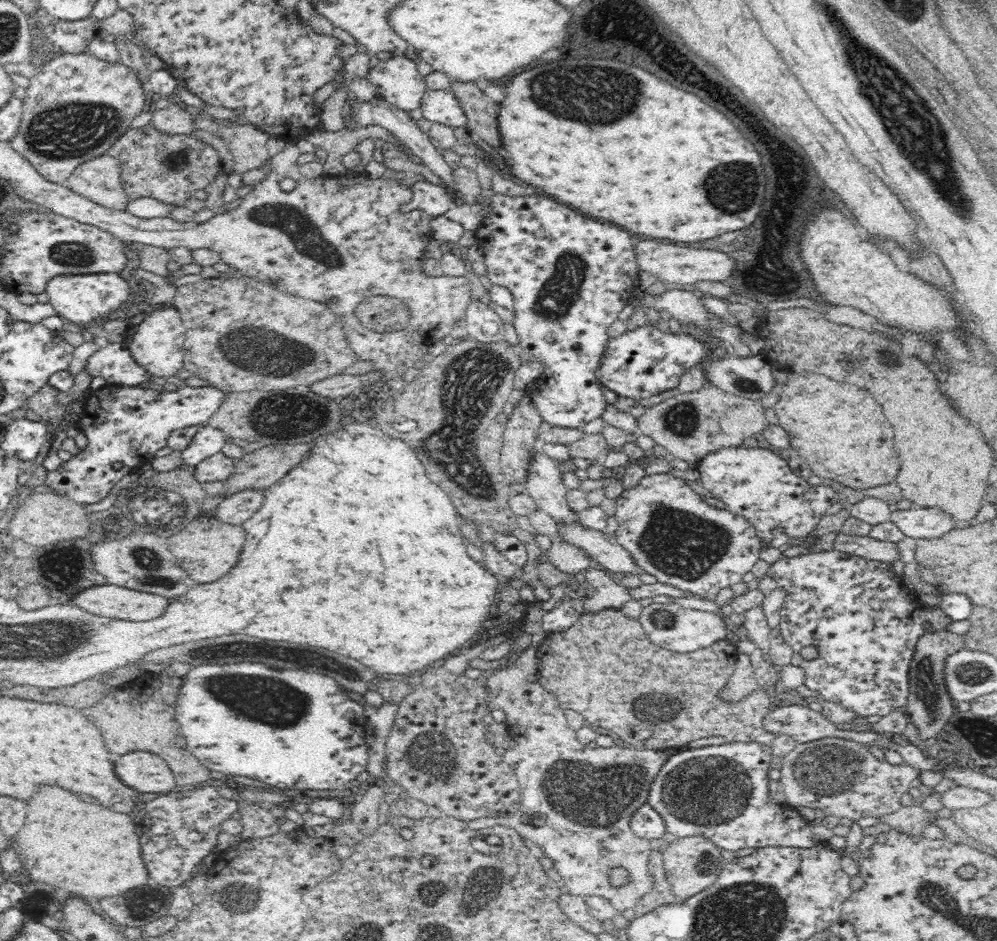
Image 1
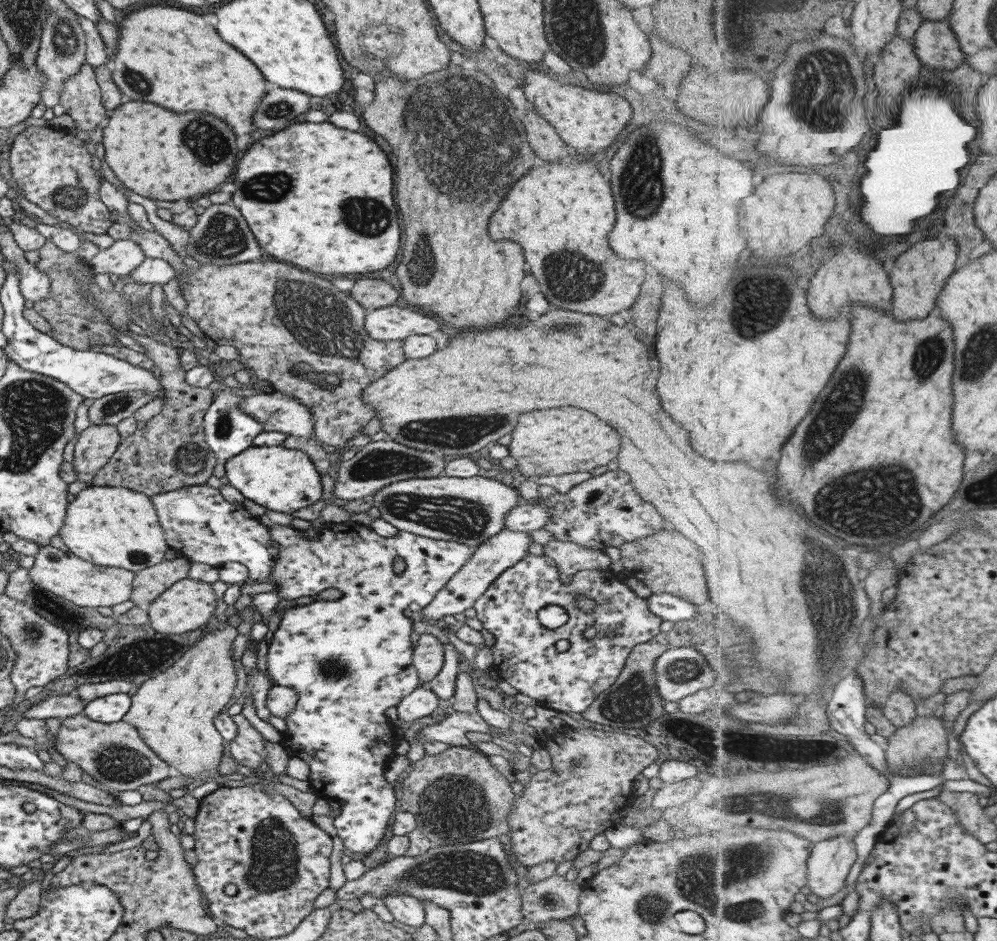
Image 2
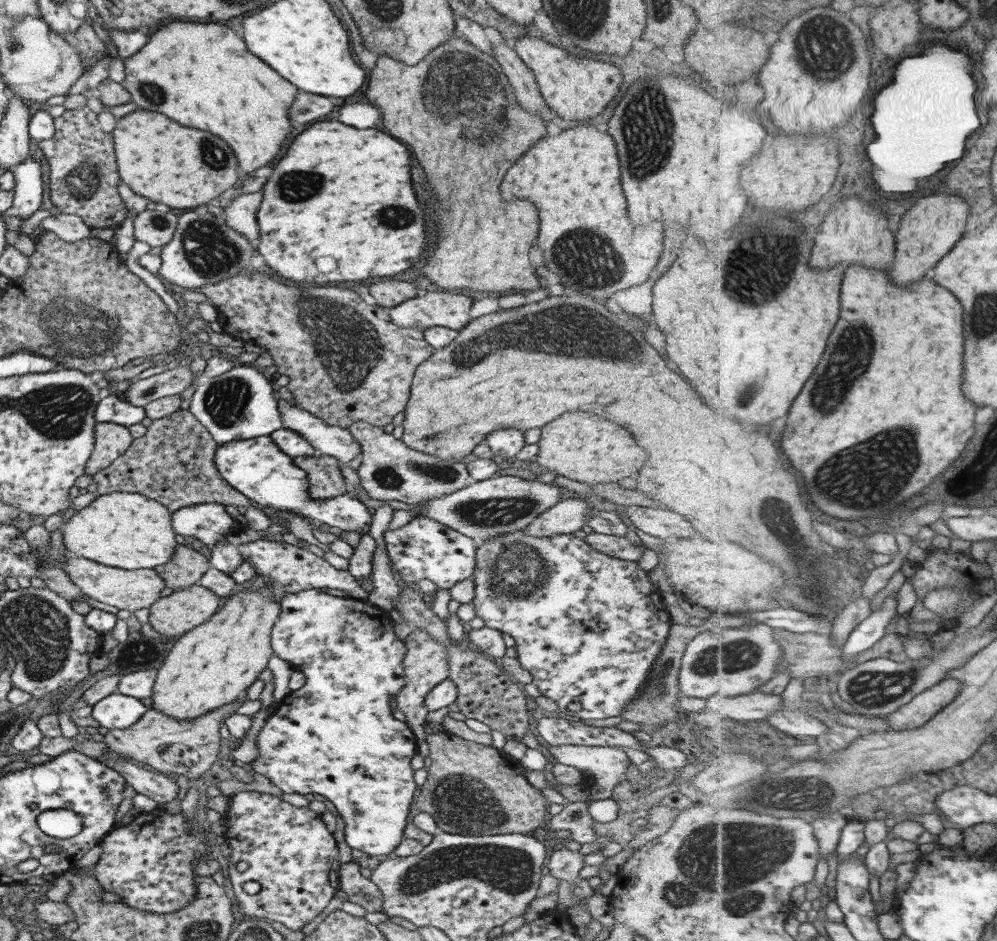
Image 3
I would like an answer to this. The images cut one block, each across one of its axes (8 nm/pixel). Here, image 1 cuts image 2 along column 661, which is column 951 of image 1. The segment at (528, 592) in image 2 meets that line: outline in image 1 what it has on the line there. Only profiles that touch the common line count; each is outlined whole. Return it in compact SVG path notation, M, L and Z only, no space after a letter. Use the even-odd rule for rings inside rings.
M832 549L820 552L811 552L801 554L799 556L785 555L784 558L780 558L778 562L772 564L767 571L766 576L774 578L778 587L785 591L782 597L782 605L780 608L780 624L779 632L784 637L784 640L792 647L793 657L791 664L799 666L805 672L805 685L811 690L815 690L820 694L820 700L827 700L835 702L844 706L854 718L863 721L868 716L888 716L894 710L905 707L909 696L909 680L908 670L910 670L910 662L912 662L912 656L914 656L914 650L916 650L916 644L918 640L924 636L924 634L934 632L947 632L946 626L950 626L953 620L944 613L944 610L938 605L934 605L931 608L925 608L918 599L904 586L904 577L896 575L892 571L890 563L865 560L855 555L851 555L839 550ZM924 624L930 624L929 628L924 628ZM806 646L816 646L818 650L818 656L813 660L803 659L800 655L800 650L806 648Z

